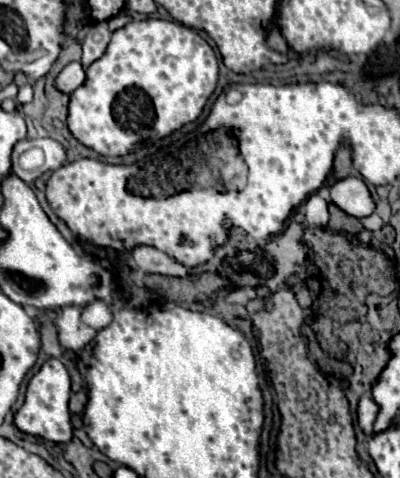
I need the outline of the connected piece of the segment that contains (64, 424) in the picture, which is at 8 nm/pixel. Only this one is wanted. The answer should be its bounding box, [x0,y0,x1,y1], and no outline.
[14,358,72,444]

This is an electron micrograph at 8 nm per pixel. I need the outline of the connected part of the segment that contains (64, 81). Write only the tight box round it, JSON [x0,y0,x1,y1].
[56,62,86,94]

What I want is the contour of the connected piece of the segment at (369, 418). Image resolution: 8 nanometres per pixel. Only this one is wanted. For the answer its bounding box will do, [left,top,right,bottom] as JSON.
[358,396,380,434]

